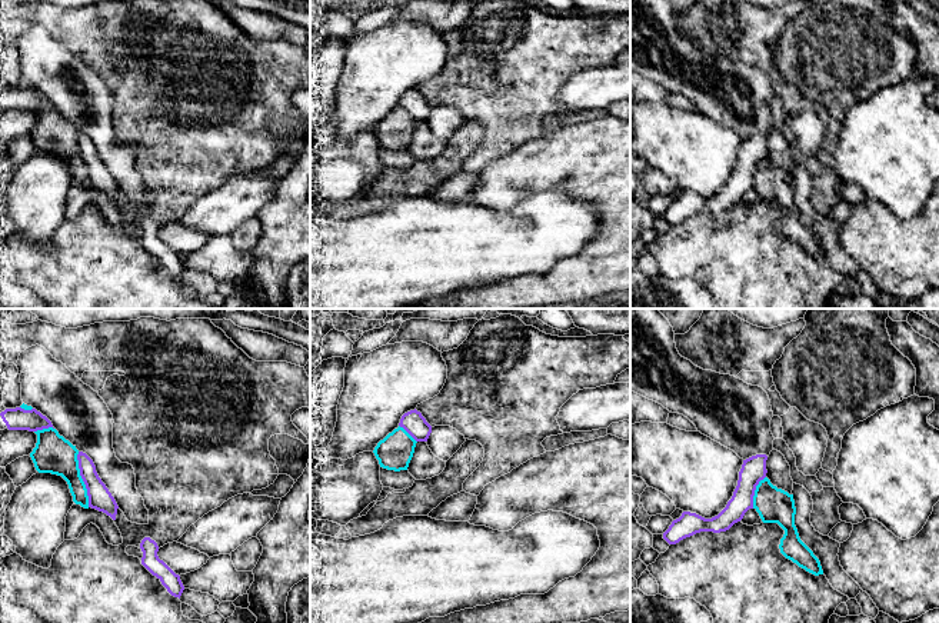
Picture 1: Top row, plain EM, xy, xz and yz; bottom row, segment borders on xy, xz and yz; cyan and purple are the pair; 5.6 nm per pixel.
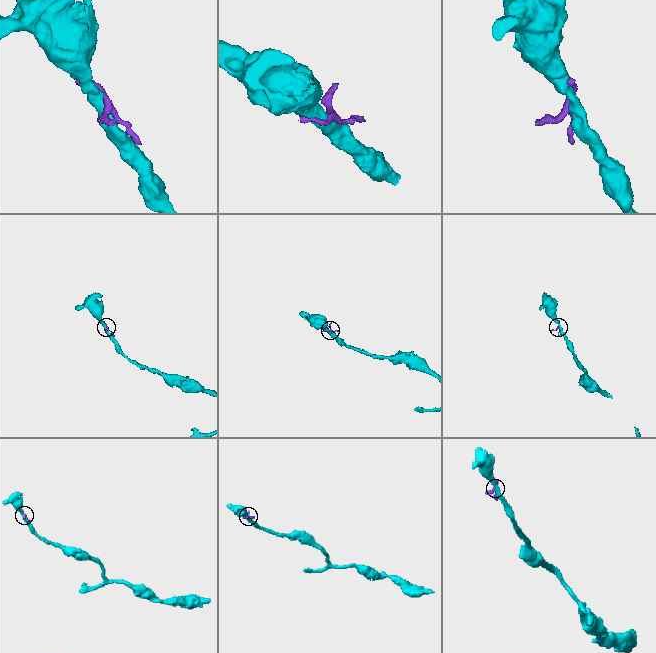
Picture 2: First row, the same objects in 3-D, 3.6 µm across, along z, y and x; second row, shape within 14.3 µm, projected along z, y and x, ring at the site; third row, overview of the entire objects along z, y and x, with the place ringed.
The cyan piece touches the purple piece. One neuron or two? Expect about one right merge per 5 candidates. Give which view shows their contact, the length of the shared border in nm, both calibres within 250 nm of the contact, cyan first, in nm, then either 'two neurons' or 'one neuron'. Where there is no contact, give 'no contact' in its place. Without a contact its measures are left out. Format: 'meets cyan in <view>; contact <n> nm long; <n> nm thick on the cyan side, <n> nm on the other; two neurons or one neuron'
meets cyan in xy; contact 320 nm long; 220 nm thick on the cyan side, 130 nm on the other; two neurons

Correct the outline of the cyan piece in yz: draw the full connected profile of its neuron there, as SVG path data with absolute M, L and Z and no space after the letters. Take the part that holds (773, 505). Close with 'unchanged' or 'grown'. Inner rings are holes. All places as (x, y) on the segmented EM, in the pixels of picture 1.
M765 477L756 486L753 509L763 523L777 523L785 530L779 549L786 559L815 576L823 574L819 559L800 540L795 526L796 507L793 494L777 489Z; unchanged

